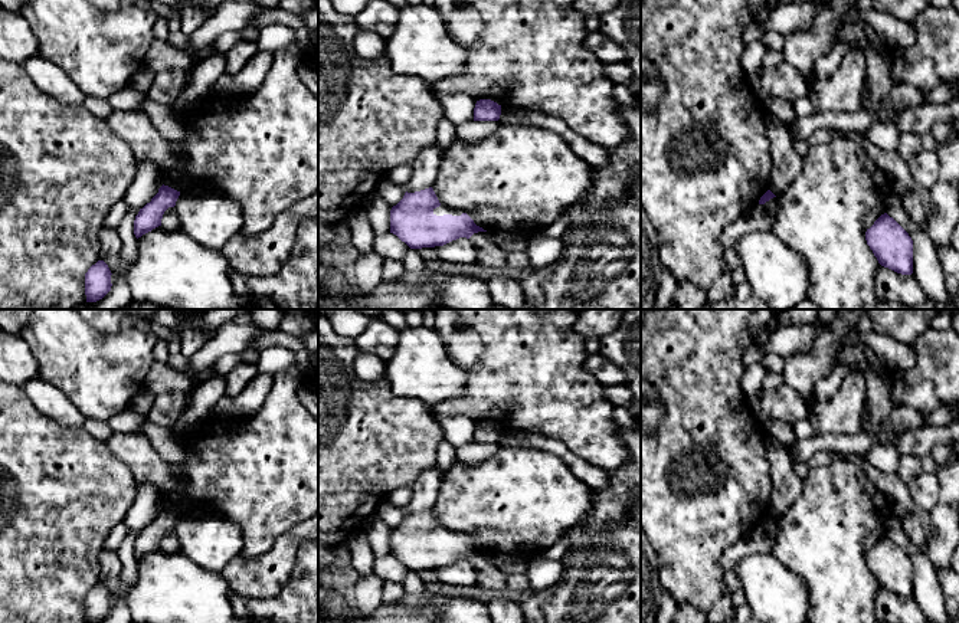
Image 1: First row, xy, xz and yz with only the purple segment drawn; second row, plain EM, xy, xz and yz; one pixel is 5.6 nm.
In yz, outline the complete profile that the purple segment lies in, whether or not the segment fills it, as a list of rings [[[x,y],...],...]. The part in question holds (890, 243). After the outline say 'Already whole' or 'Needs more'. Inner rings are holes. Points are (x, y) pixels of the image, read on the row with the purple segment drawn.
[[[887,213],[867,229],[865,240],[881,266],[901,275],[913,273],[913,240]]]. Already whole

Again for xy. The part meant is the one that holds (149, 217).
[[[161,186],[158,193],[147,203],[143,209],[140,209],[138,214],[134,220],[134,235],[135,237],[141,237],[143,235],[151,232],[153,229],[161,226],[161,219],[164,212],[168,207],[174,207],[176,201],[180,196],[180,191]]]. Already whole

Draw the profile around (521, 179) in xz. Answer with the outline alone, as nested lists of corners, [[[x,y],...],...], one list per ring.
[[[501,124],[492,135],[478,142],[456,140],[442,153],[438,177],[432,186],[441,206],[467,213],[477,226],[488,233],[508,232],[524,236],[556,222],[592,187],[590,165],[577,157],[563,138],[537,127],[510,124]]]

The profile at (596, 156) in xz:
[[[501,106],[498,121],[510,125],[537,127],[543,131],[557,134],[566,141],[573,153],[590,167],[605,167],[608,163],[608,148],[586,140],[572,131],[559,117],[550,115],[539,108]]]

